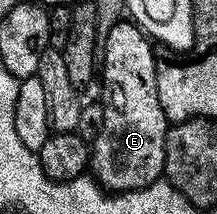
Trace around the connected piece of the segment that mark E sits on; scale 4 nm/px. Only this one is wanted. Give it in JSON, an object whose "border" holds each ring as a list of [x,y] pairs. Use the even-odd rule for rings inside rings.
{"border":[[[121,18],[102,36],[102,76],[104,72],[104,117],[100,133],[90,144],[90,172],[97,184],[109,193],[136,192],[161,179],[164,171],[164,133],[170,125],[158,102],[156,58],[158,52],[147,32],[128,18]]]}

